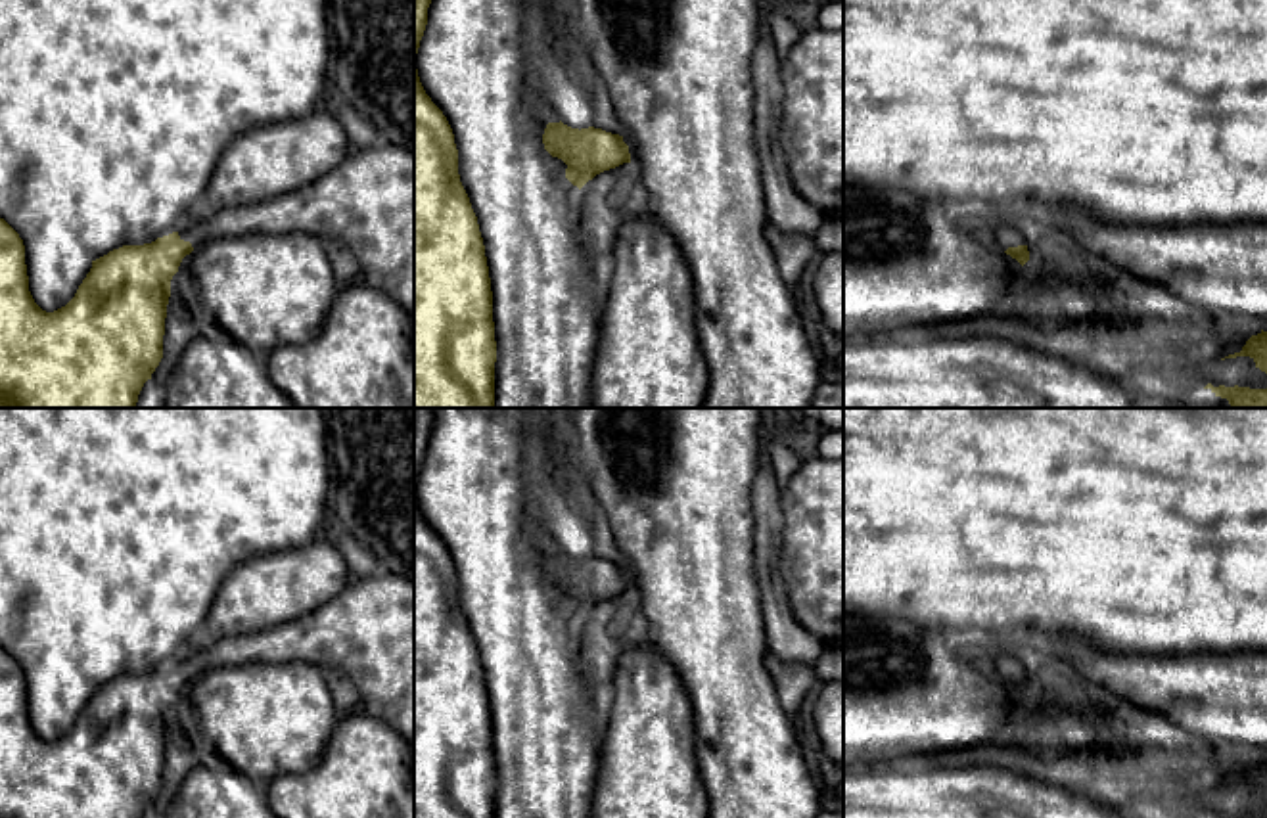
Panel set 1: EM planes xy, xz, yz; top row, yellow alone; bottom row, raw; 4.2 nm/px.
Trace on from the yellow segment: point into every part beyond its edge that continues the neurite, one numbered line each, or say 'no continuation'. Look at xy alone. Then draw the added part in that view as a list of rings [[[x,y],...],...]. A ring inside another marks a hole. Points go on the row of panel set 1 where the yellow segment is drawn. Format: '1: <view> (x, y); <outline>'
1: xy (367, 202); [[[380,142],[351,149],[318,180],[178,228],[199,249],[205,241],[243,234],[312,234],[339,239],[357,257],[362,282],[414,316],[414,153]]]

